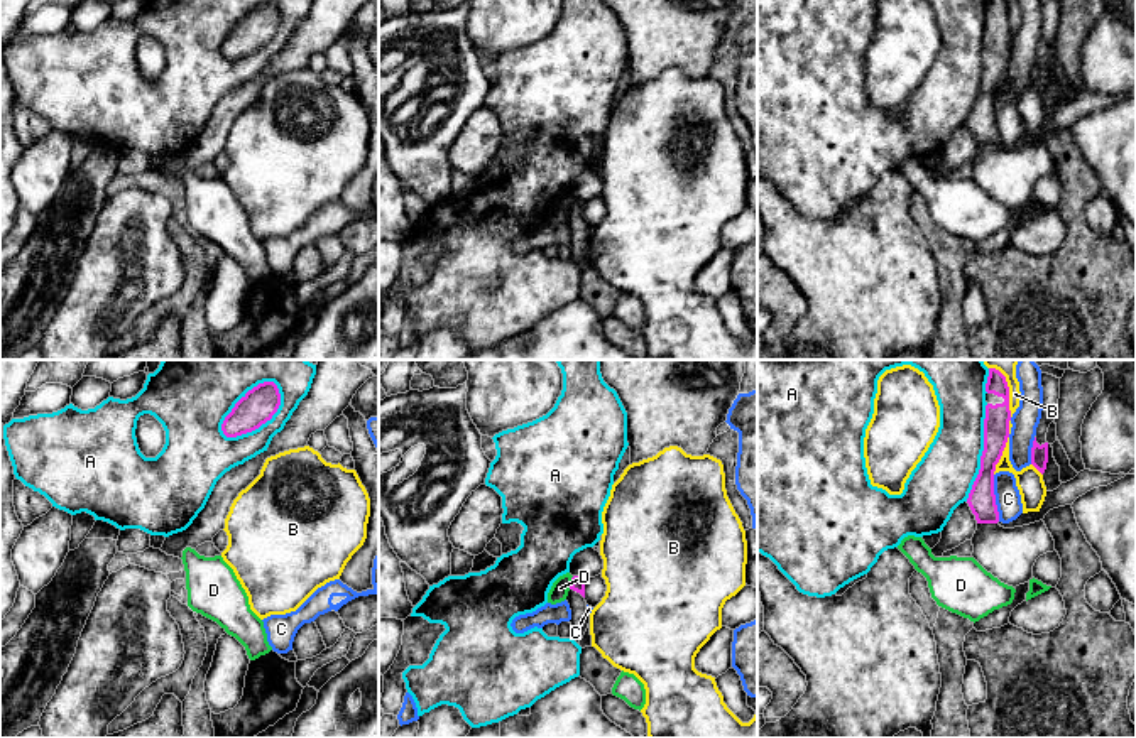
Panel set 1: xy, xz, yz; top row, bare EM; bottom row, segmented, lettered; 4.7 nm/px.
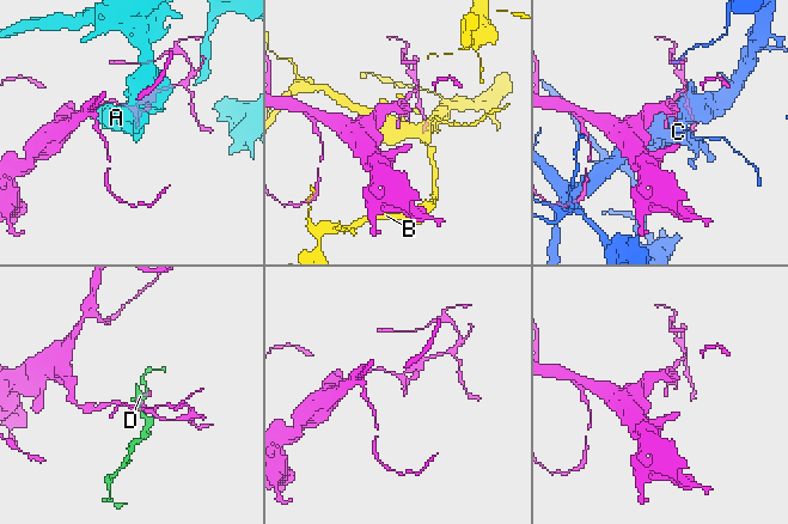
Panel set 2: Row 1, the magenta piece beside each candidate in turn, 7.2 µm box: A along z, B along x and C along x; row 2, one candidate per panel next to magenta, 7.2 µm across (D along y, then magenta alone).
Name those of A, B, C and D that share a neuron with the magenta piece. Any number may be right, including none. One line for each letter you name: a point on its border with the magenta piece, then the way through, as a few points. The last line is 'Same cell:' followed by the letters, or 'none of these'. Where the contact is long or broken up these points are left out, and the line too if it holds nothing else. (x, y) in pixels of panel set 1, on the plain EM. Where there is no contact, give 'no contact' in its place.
Same cell: none of these

